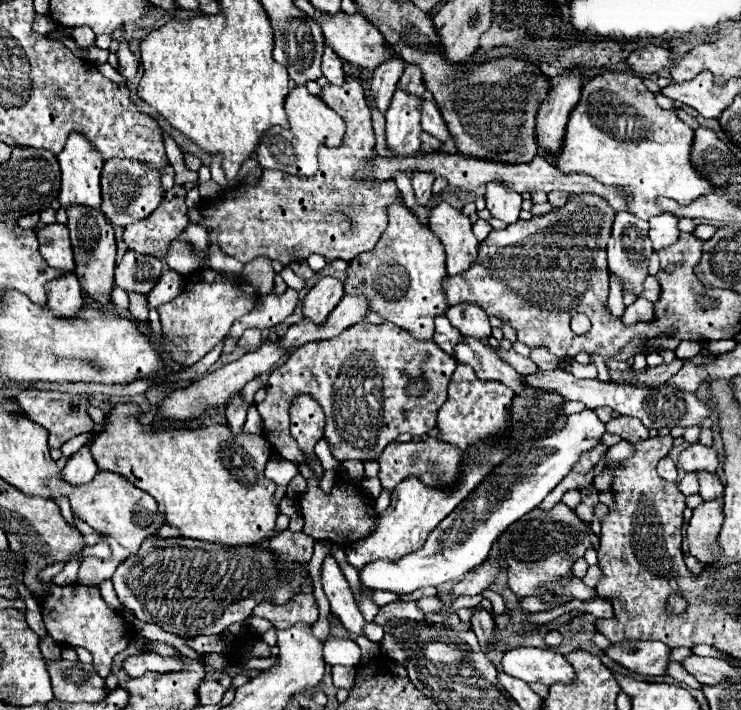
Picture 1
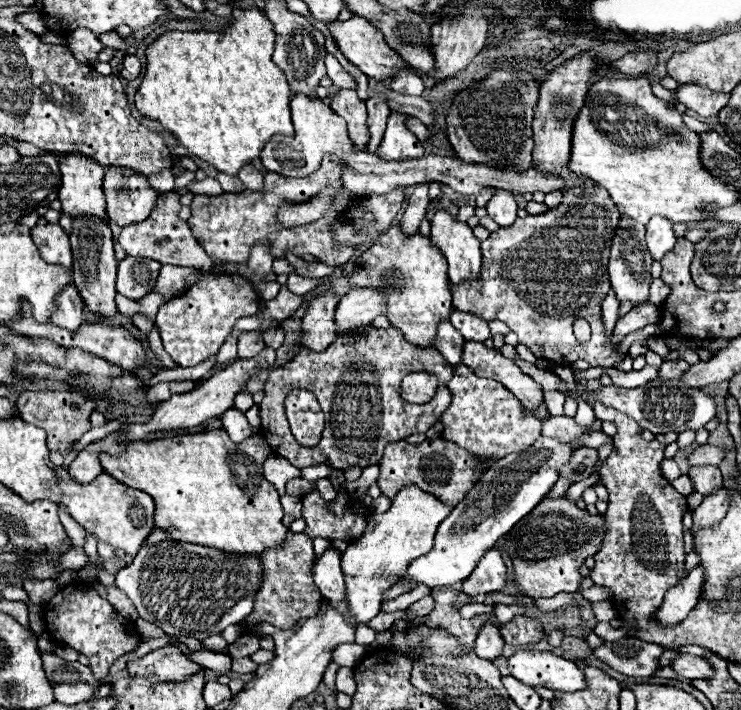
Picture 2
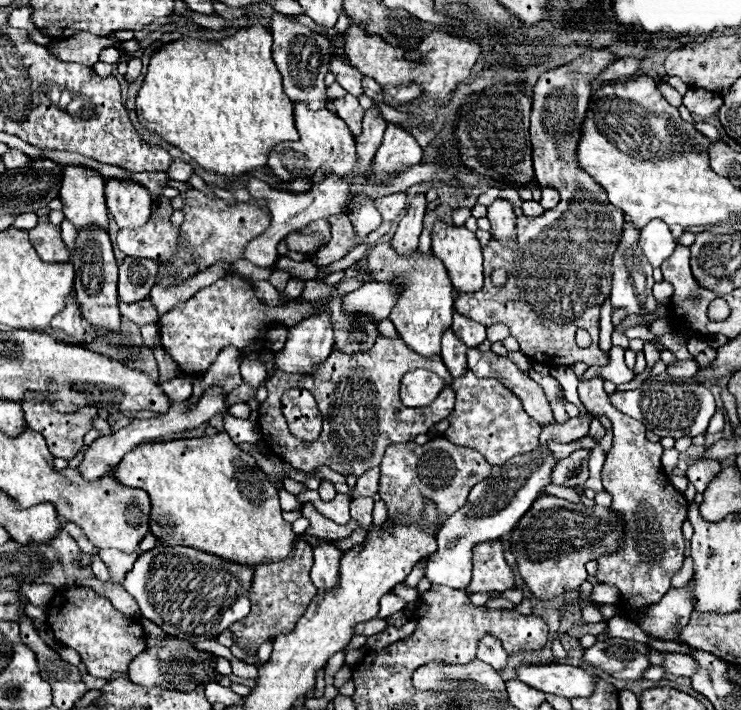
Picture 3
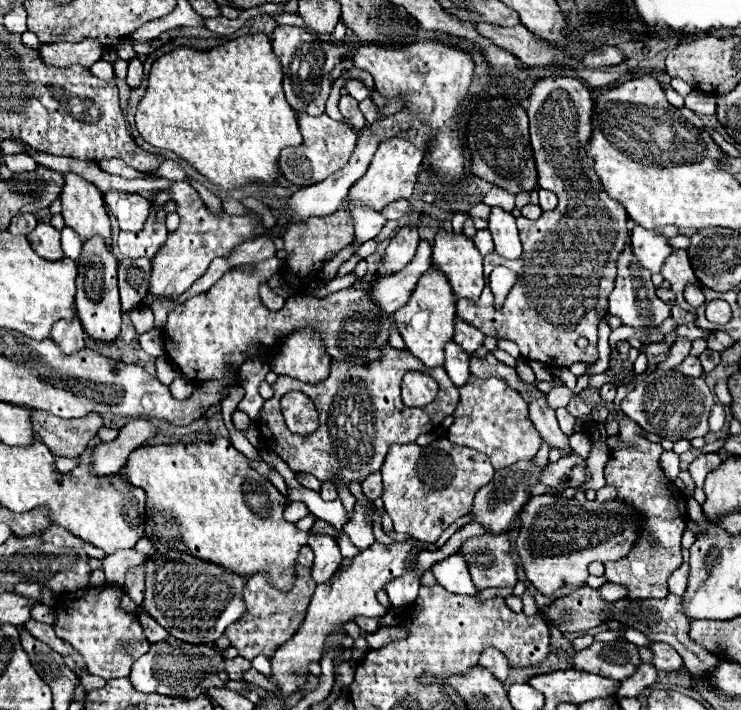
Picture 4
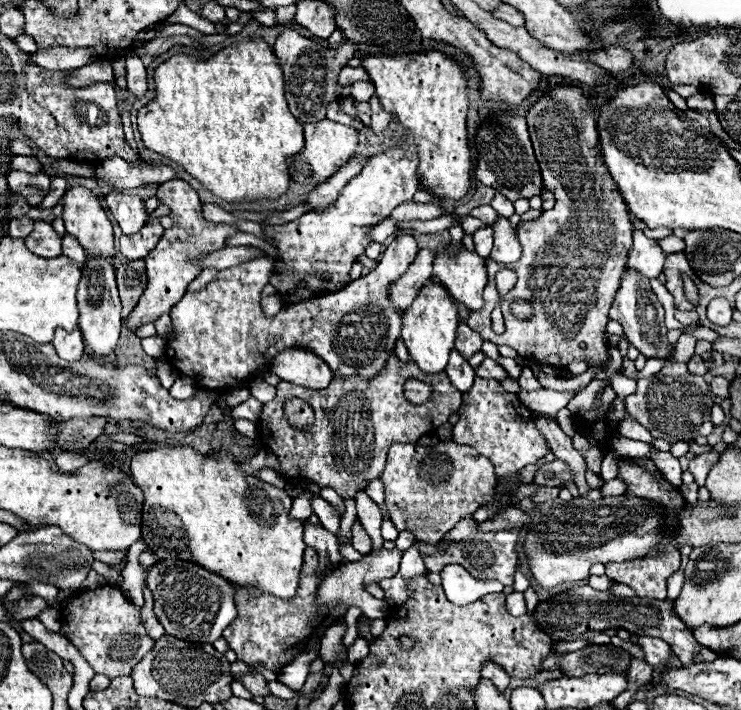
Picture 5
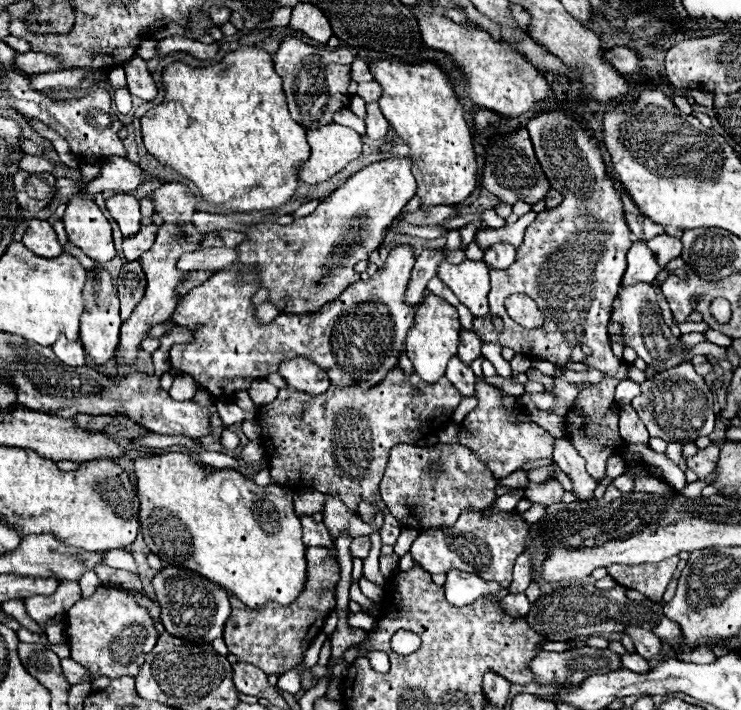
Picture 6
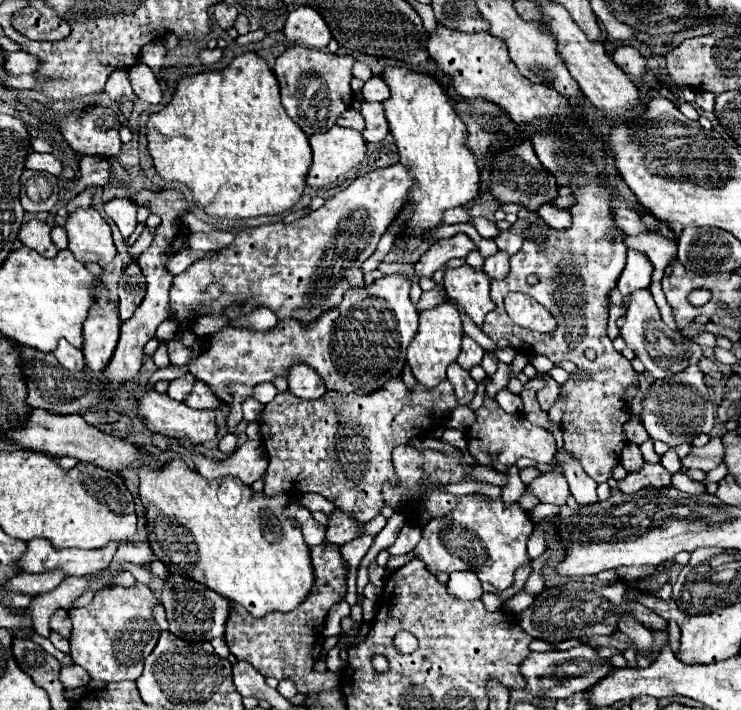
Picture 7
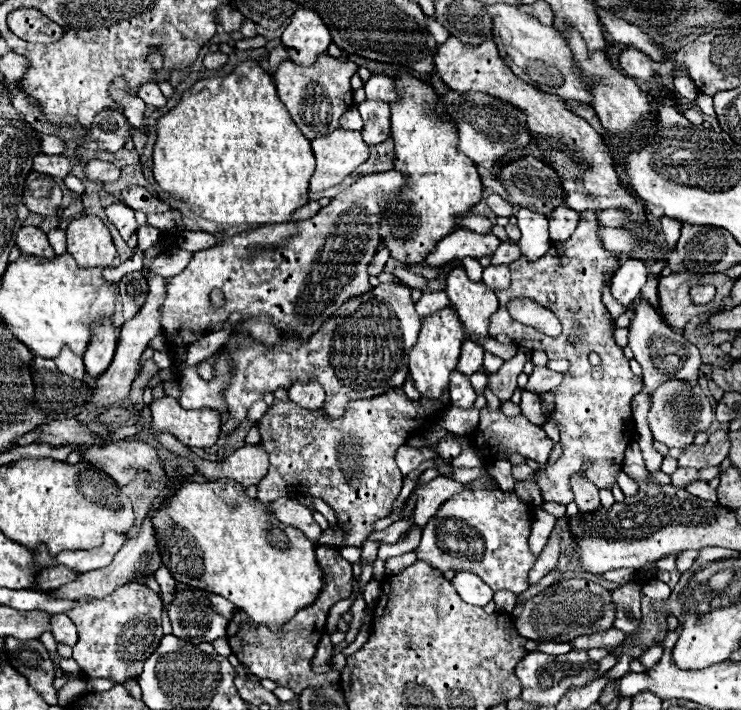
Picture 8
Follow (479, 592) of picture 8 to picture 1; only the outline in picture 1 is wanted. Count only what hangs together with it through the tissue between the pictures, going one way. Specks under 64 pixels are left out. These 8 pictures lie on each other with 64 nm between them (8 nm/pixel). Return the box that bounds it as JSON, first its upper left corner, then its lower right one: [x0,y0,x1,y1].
[360,408,606,594]

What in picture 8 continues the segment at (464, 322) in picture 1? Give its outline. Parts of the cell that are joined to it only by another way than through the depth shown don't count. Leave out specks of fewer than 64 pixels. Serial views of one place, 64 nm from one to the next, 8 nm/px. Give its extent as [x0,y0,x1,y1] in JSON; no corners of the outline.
[458,340,484,376]

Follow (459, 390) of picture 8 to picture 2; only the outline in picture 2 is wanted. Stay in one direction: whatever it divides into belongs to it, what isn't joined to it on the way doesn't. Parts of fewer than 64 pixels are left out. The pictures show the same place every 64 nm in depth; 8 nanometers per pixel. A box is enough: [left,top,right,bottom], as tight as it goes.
[436,322,464,366]

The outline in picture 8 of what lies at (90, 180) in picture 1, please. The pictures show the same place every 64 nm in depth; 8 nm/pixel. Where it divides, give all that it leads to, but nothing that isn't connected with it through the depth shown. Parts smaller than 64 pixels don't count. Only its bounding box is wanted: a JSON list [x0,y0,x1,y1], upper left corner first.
[66,216,116,268]

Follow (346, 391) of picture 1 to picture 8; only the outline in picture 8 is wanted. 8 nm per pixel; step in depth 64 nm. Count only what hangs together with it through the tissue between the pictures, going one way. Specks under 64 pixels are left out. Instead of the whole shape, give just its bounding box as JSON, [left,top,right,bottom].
[258,390,450,548]

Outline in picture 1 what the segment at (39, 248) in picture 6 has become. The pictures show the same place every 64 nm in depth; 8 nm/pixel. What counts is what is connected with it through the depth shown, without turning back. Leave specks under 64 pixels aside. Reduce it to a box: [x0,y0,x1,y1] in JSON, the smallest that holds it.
[36,224,74,270]

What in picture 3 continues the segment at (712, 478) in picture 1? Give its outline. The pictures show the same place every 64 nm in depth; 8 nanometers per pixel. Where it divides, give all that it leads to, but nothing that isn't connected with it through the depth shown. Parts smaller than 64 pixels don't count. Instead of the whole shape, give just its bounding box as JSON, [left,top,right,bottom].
[688,460,722,492]

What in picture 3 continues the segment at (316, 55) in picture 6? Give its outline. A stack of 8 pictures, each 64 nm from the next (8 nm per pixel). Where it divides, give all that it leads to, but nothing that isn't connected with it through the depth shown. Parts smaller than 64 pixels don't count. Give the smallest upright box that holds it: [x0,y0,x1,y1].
[272,14,334,110]

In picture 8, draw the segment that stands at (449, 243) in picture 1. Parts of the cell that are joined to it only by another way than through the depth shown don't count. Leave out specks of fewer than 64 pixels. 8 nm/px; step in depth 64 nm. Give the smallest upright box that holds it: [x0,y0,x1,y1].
[446,268,500,342]

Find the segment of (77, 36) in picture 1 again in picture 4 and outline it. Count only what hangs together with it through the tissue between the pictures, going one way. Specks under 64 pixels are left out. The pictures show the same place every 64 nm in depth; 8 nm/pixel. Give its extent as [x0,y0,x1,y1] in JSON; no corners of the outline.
[40,39,136,68]

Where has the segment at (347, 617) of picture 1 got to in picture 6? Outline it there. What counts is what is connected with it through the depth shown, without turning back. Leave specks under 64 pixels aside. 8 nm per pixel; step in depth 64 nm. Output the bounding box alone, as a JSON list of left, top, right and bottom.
[300,516,334,546]

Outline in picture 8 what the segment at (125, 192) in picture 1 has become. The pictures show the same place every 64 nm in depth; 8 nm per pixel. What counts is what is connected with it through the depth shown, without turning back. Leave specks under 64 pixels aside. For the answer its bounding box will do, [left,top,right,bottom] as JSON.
[106,202,138,240]

